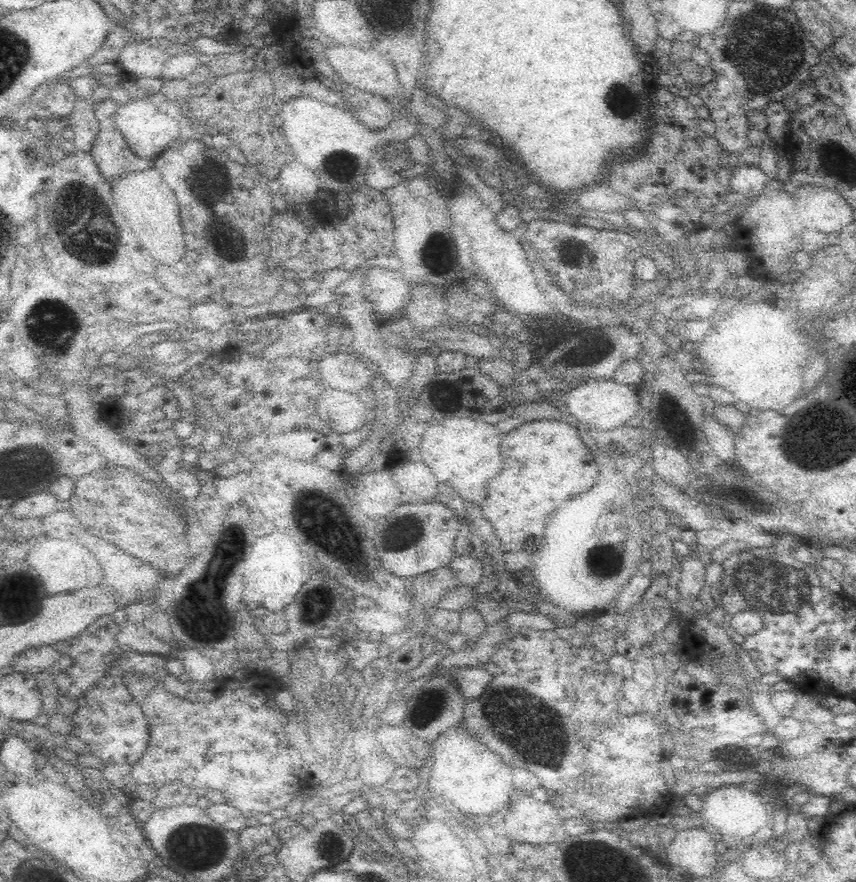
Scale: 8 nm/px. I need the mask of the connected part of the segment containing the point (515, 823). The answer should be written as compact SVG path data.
M534 796L520 798L520 802L506 814L504 824L508 838L526 844L554 844L568 836L556 808Z

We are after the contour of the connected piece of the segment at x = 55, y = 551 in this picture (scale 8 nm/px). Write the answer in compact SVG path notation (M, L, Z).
M60 532L60 538L46 538L40 544L36 544L30 550L27 559L30 561L30 566L38 572L40 580L44 582L44 590L48 594L62 594L62 592L74 592L86 586L96 586L98 582L102 582L102 568L96 562L94 554L86 550L88 548L82 548L73 534Z

